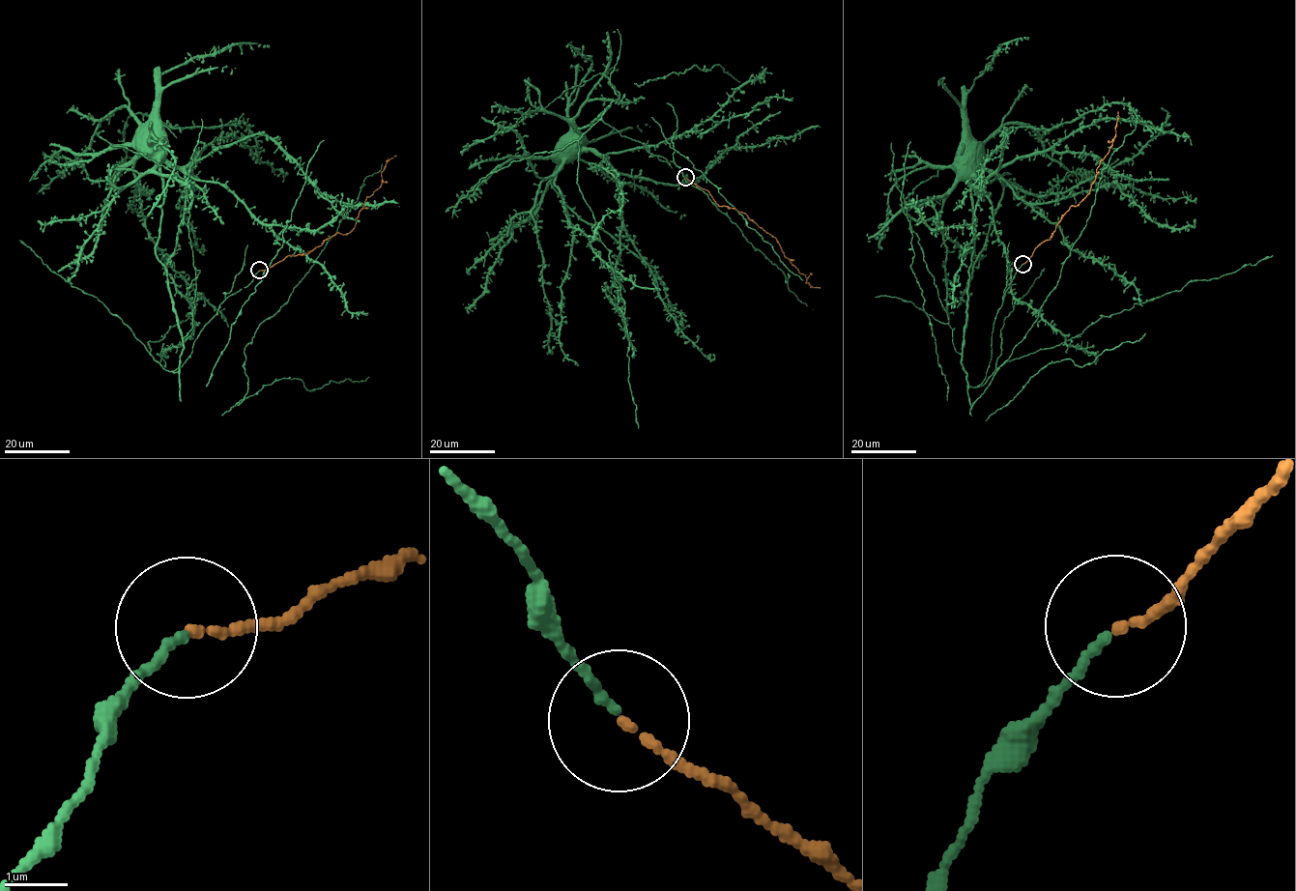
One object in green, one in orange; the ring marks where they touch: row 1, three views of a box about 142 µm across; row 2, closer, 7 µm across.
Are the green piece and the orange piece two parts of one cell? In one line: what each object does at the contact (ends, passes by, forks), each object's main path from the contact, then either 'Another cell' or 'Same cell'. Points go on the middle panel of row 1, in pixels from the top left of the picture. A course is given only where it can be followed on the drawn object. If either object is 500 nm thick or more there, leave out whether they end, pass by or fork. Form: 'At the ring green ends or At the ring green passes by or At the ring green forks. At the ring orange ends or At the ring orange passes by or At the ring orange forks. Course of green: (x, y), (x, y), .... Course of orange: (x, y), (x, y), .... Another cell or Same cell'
At the ring green ends. At the ring orange ends. Course of green: (684, 177), (673, 161), (605, 124), (602, 114), (610, 105), (579, 129), (584, 144), (573, 136). Course of orange: (684, 178), (706, 189), (719, 206), (745, 214), (771, 235), (784, 256), (806, 277), (805, 283), (820, 288). Same cell

